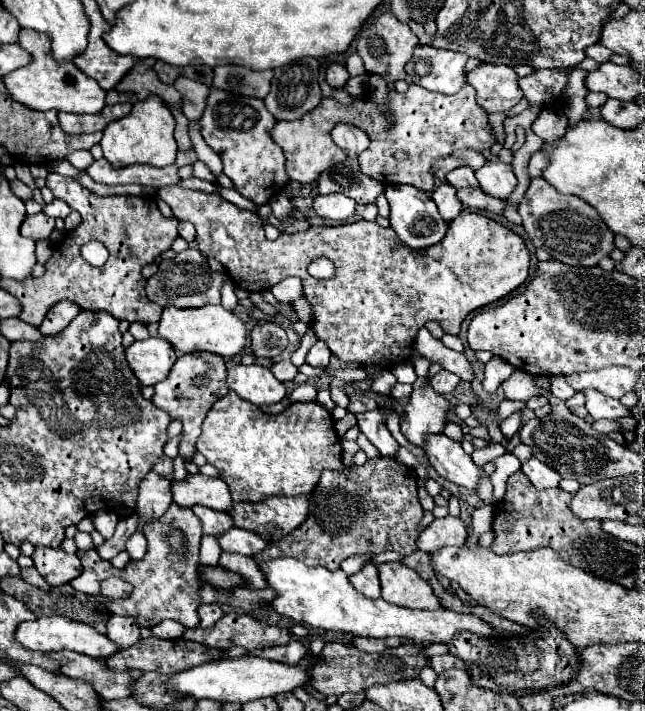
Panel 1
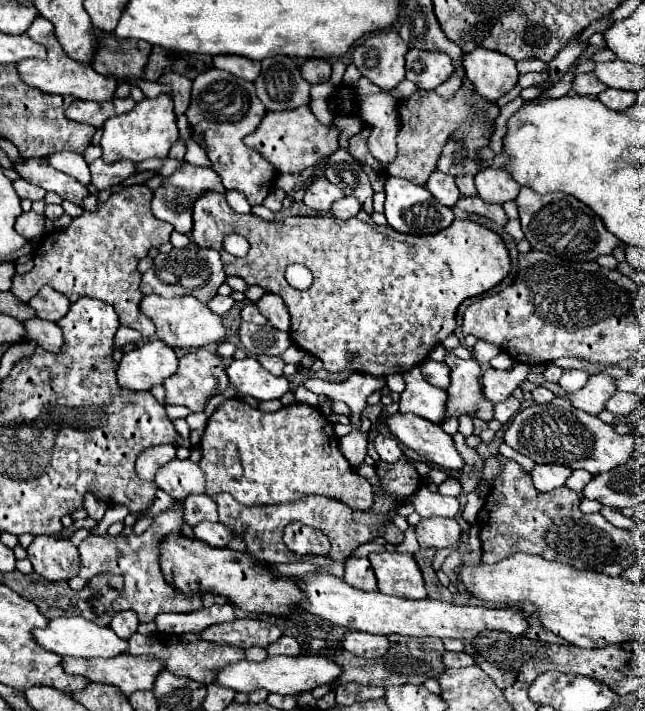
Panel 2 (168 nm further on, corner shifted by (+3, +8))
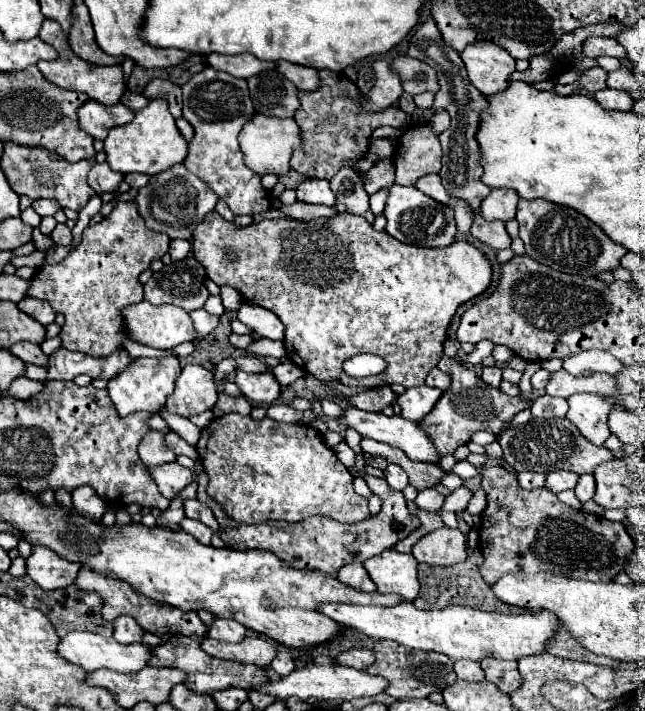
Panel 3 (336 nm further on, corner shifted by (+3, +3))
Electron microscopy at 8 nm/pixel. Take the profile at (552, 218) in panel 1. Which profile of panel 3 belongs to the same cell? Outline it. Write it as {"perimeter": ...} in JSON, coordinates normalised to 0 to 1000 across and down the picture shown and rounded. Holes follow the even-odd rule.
{"perimeter":[[[806,280],[800,311],[806,314],[806,336],[816,345],[816,359],[862,381],[884,387],[924,390],[936,381],[952,381],[961,373],[971,347],[952,342],[927,316],[884,291],[859,288],[843,280]]]}

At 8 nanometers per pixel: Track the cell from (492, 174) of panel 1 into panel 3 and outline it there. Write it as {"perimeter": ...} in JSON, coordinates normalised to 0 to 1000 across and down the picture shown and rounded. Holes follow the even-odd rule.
{"perimeter":[[[763,266],[760,274],[750,280],[744,300],[753,311],[791,311],[800,302],[803,274],[788,266]]]}

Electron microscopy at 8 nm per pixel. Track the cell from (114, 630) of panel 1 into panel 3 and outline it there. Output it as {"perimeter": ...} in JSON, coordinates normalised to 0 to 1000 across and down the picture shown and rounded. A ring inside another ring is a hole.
{"perimeter":[[[189,865],[186,871],[177,873],[177,899],[189,907],[202,907],[202,904],[217,904],[223,893],[223,885],[198,865]]]}

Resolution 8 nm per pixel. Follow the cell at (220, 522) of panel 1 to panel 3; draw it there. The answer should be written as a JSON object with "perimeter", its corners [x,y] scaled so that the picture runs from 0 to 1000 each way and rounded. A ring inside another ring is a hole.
{"perimeter":[[[288,702],[288,705],[285,705],[285,719],[288,719],[288,727],[307,730],[307,733],[313,733],[319,741],[326,741],[329,747],[338,747],[338,736],[335,736],[329,719],[326,719],[319,710],[313,710],[307,702]]]}

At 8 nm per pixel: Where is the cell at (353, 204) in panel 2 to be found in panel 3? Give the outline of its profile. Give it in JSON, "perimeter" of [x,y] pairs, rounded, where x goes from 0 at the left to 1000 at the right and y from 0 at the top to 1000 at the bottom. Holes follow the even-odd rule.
{"perimeter":[[[459,283],[453,288],[434,286],[428,294],[456,308],[493,308],[493,305],[515,305],[524,300],[518,291],[493,291],[493,288],[481,288],[468,283]]]}

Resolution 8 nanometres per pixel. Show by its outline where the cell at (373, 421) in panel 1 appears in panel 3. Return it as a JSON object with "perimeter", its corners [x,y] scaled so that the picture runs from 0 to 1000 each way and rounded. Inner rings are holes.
{"perimeter":[[[605,651],[605,654],[598,657],[595,668],[598,668],[598,677],[602,677],[602,682],[605,682],[608,688],[614,688],[614,691],[623,691],[623,688],[633,682],[633,668],[626,665],[626,660],[623,660],[620,654],[611,654],[611,651]]]}

